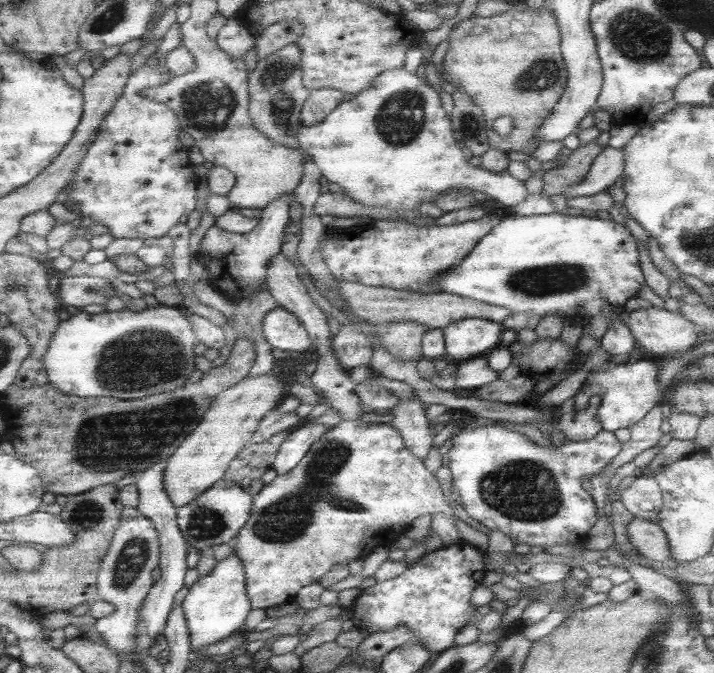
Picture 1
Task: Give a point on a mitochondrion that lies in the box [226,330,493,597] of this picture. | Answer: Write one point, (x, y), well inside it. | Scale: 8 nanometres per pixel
(282, 521)

